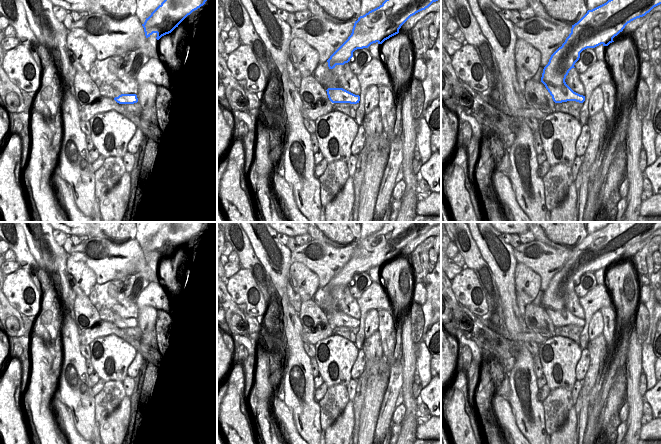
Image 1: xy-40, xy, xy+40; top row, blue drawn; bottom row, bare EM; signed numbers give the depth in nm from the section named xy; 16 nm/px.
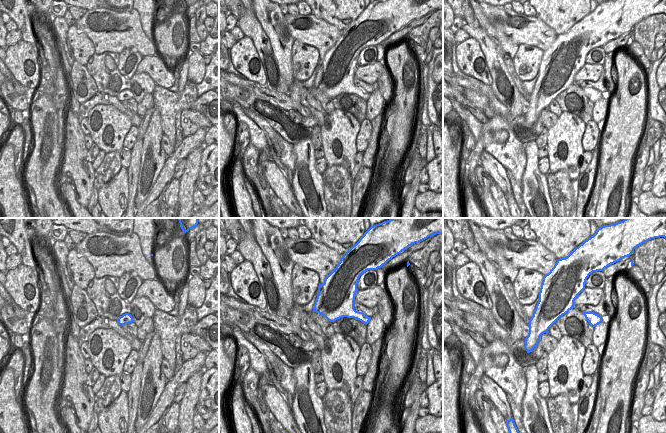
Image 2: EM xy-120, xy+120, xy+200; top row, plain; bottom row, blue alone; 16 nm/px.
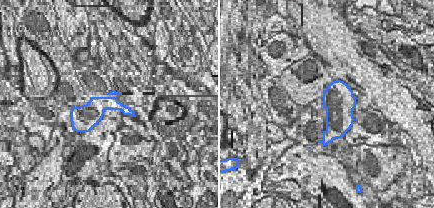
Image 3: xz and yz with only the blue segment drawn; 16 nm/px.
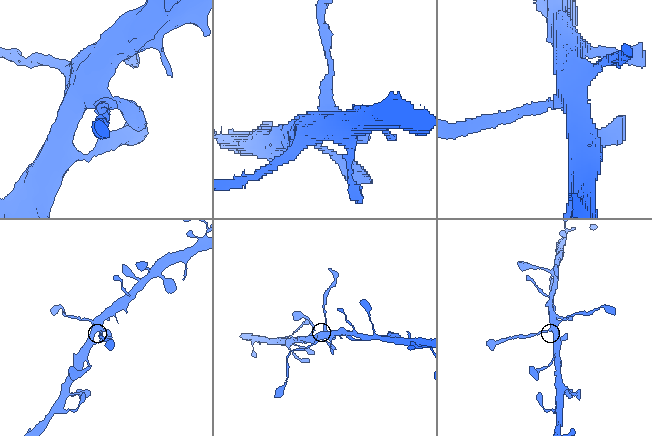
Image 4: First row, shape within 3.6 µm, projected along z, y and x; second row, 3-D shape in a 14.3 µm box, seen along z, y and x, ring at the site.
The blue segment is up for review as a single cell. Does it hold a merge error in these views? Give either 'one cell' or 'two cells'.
two cells

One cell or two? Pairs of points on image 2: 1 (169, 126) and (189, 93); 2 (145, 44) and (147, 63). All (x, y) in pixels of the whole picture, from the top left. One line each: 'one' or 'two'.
1: one
2: two

